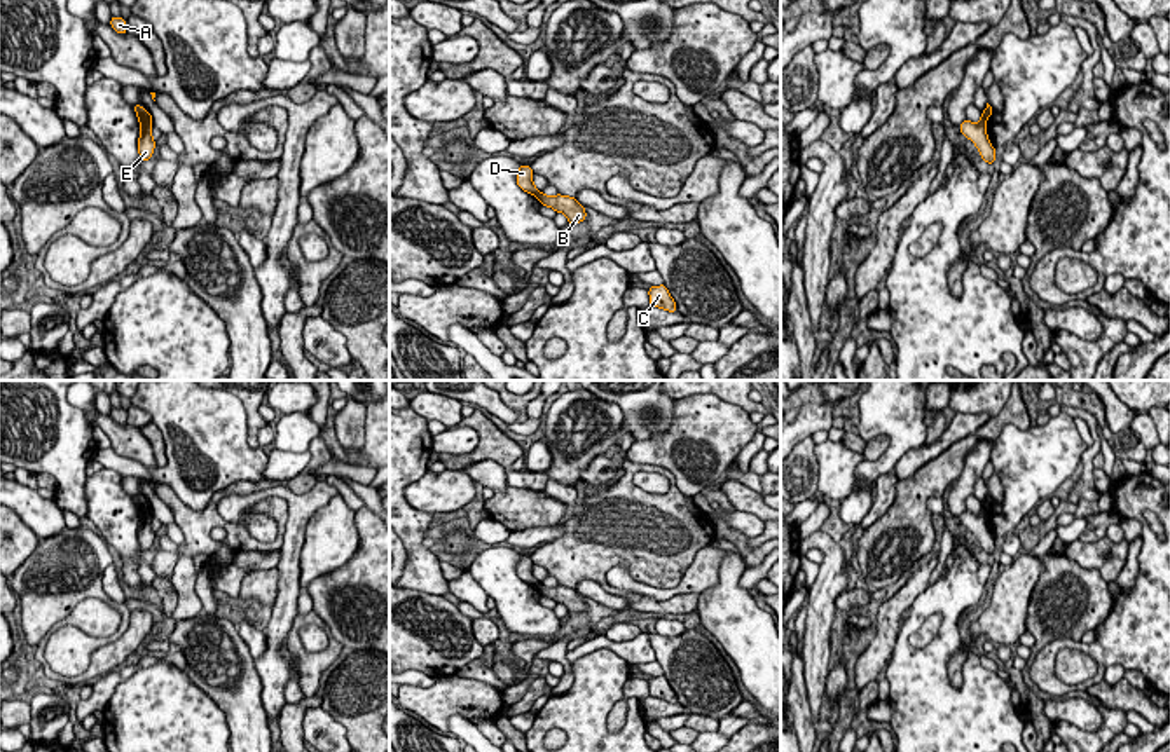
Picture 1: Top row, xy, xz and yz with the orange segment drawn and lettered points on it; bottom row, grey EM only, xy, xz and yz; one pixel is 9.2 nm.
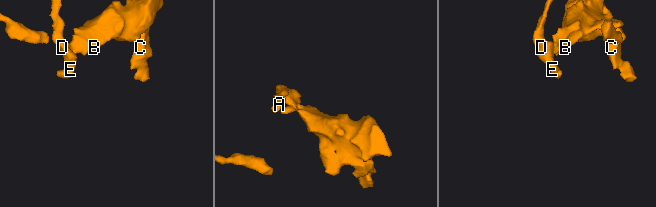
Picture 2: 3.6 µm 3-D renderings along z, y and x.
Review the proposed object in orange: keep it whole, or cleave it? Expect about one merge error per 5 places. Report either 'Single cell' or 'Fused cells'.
Fused cells

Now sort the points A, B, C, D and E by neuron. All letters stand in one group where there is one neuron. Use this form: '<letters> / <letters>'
A D E / B C

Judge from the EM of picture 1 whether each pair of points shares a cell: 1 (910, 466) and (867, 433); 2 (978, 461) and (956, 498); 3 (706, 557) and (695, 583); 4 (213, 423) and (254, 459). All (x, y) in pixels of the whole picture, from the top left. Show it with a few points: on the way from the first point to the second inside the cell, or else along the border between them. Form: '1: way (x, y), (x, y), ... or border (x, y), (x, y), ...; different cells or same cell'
1: border (924, 442), (910, 449), (893, 470); different cells
2: way (971, 470), (963, 489); same cell
3: way (706, 564), (699, 576); same cell
4: way (224, 433), (243, 452); same cell

